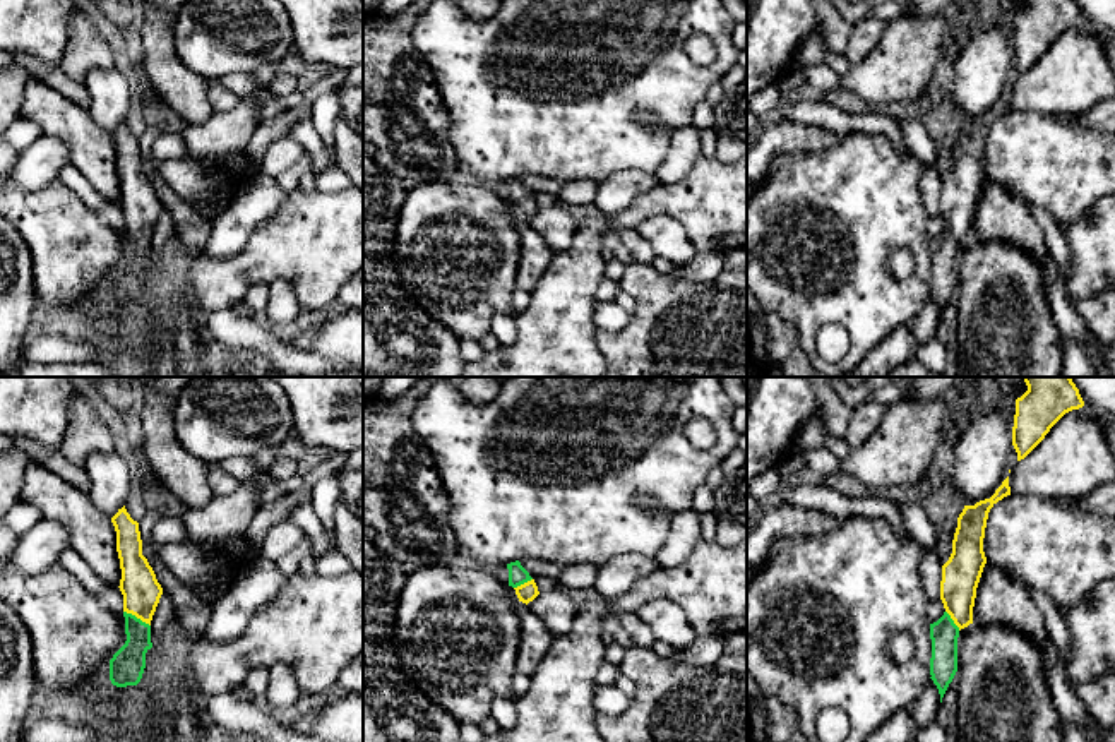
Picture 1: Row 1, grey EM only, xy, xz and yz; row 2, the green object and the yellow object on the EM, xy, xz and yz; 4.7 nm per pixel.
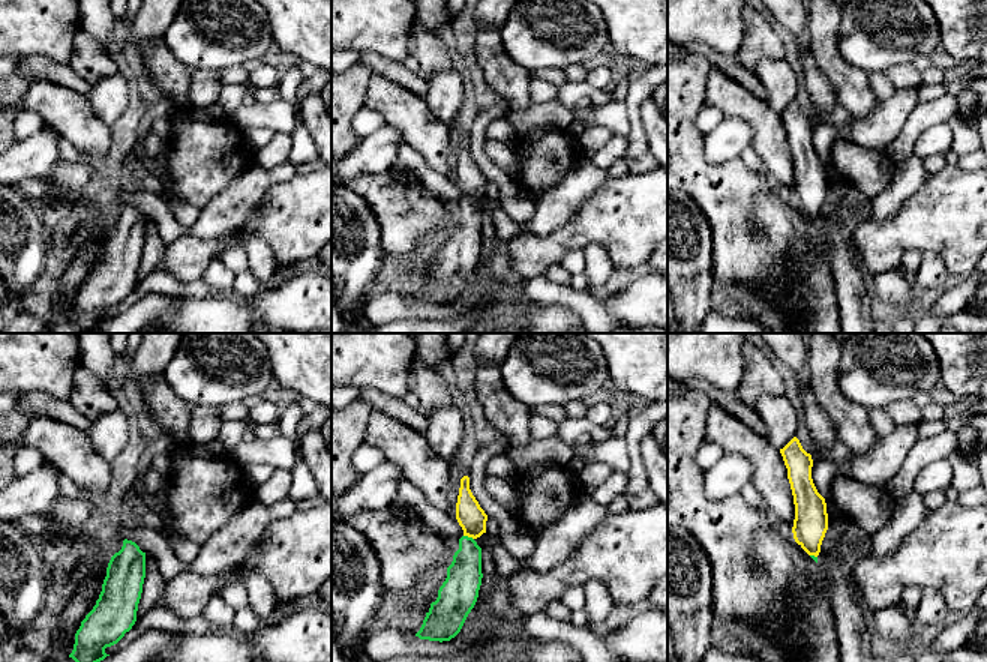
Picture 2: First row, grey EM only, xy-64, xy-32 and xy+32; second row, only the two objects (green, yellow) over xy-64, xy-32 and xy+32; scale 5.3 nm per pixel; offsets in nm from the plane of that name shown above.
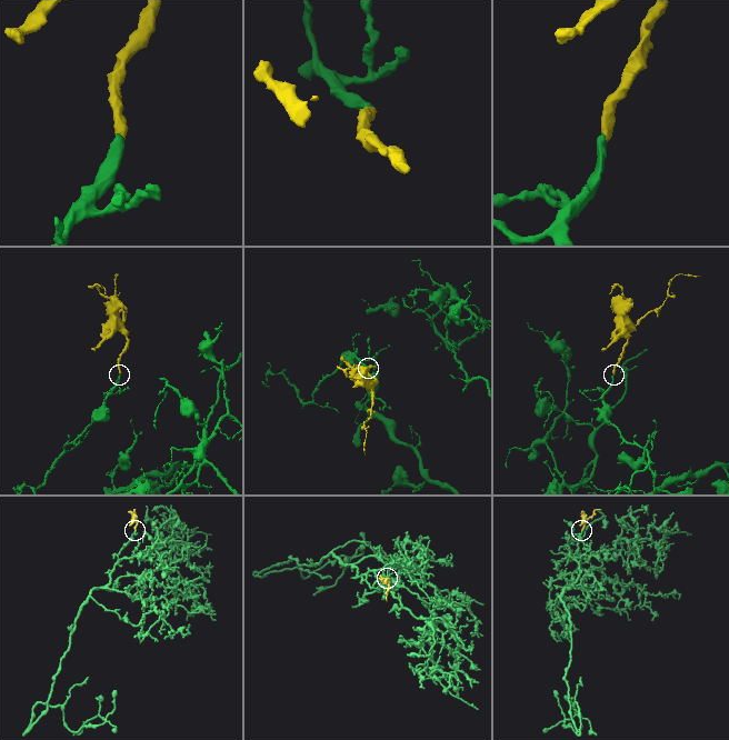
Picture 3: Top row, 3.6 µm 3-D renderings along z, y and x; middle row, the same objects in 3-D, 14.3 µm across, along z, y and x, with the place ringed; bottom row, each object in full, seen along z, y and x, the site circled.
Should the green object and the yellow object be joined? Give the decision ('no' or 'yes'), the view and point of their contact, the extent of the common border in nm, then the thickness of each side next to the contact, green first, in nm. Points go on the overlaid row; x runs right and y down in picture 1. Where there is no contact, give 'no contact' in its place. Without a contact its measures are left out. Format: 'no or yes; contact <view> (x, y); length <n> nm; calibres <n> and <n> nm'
yes; contact xy (136, 617); length 150 nm; calibres 160 and 180 nm

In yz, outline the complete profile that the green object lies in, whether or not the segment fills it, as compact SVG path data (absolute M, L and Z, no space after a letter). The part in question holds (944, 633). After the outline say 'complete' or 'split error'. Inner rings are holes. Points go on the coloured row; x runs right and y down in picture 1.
M1009 476L990 499L964 506L957 518L952 554L942 565L940 600L944 615L930 624L930 679L939 689L940 703L957 672L959 631L973 624L976 588L987 564L983 538L990 509L1011 495Z | split error

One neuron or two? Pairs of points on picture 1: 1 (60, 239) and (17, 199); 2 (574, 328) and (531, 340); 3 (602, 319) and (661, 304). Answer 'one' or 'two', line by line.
1: one
2: one
3: two

